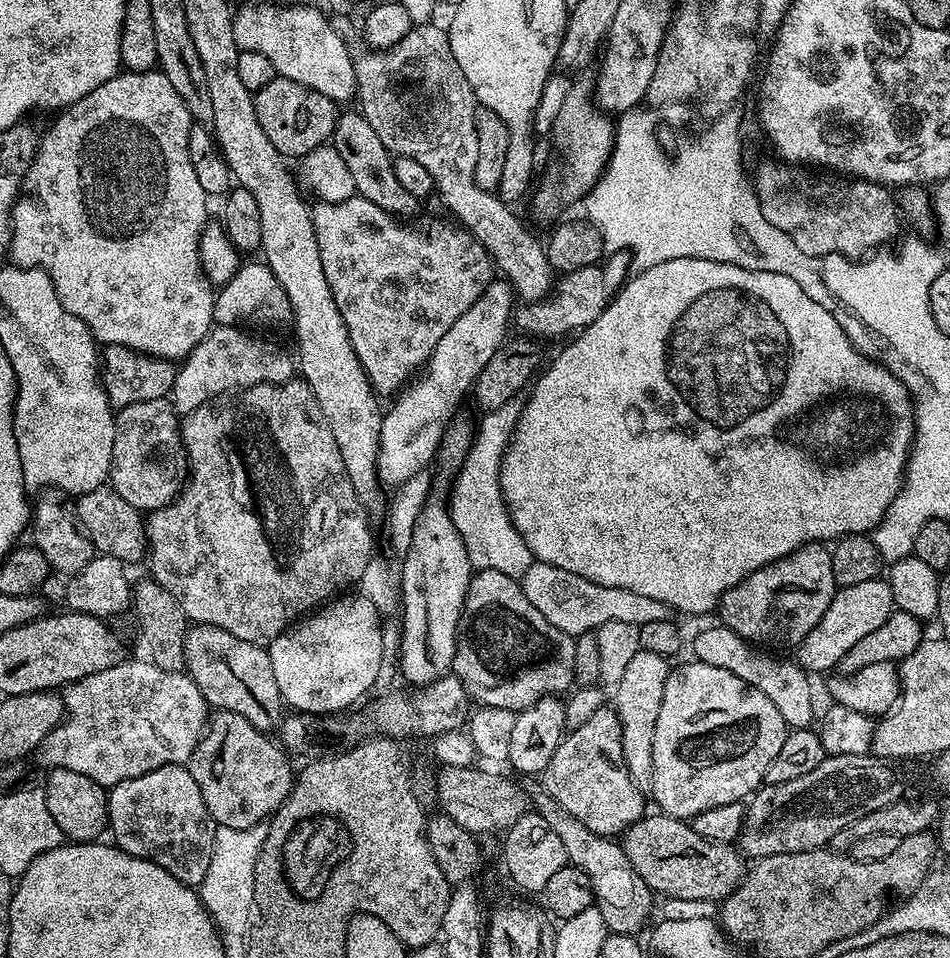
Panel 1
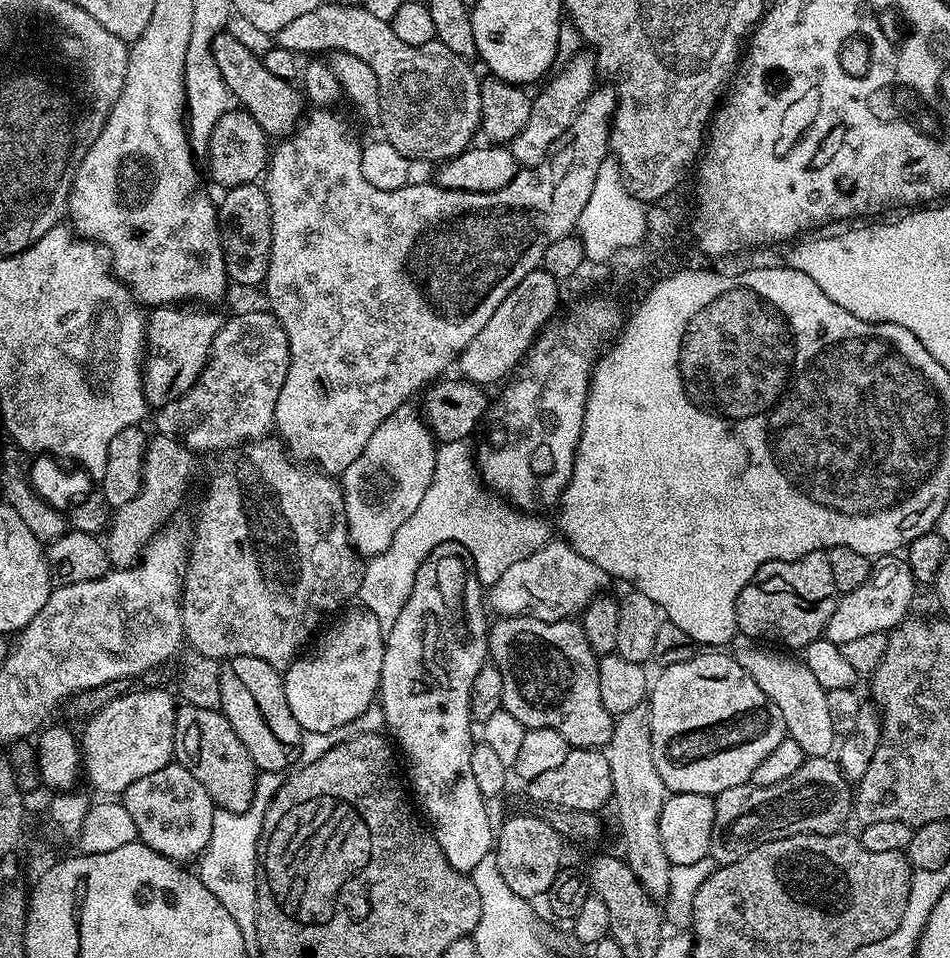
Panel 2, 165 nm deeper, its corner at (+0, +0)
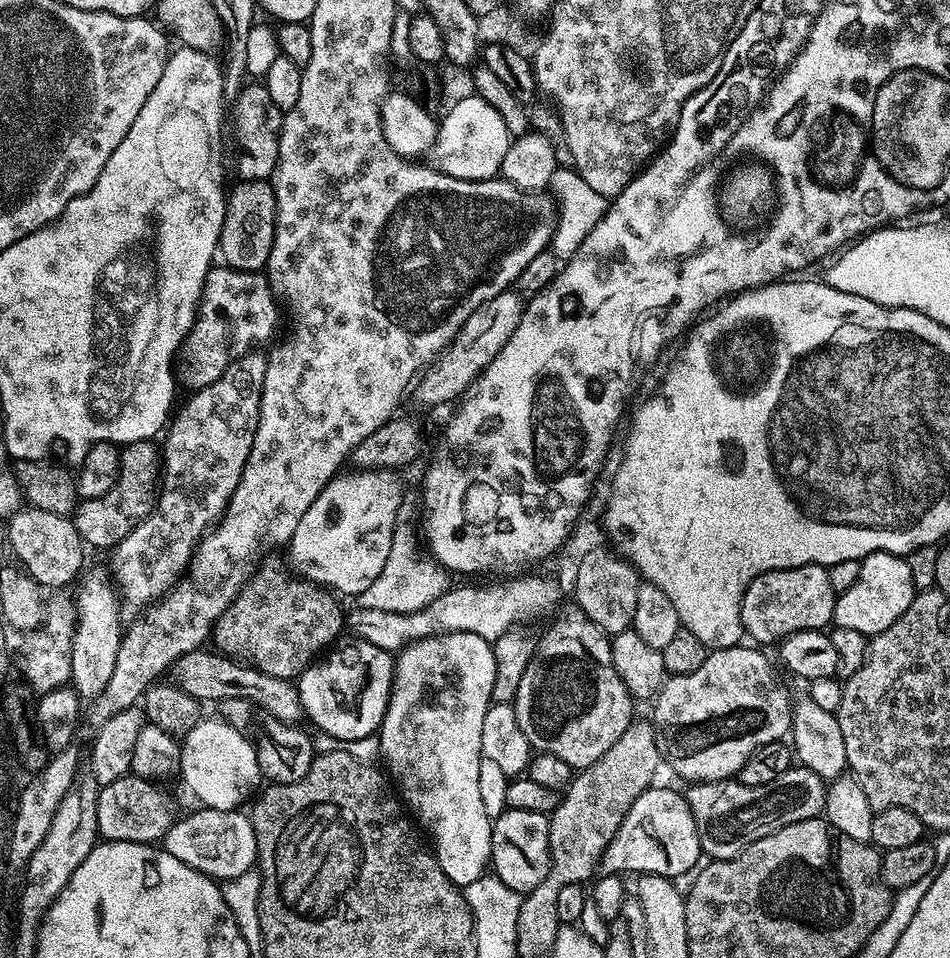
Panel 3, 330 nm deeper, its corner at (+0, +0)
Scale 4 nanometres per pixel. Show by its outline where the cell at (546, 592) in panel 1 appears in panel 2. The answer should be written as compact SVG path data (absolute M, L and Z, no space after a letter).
M553 538L546 546L542 546L542 550L530 554L530 558L522 558L522 562L514 562L514 566L510 566L510 570L506 570L506 574L502 574L498 582L490 585L486 592L486 604L491 611L493 608L497 612L495 615L500 618L533 616L549 624L555 620L579 617L594 597L609 591L608 584L610 577L606 574L606 570L602 570L602 566L594 566L590 558L582 558L582 554L575 552L567 540Z

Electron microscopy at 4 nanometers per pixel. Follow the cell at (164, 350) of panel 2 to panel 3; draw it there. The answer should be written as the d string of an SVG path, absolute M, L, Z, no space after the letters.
M227 266L209 268L196 321L174 361L179 387L195 390L210 386L233 360L246 355L262 340L270 339L276 328L276 308L278 312L278 301L272 295L272 287L263 271L243 272Z

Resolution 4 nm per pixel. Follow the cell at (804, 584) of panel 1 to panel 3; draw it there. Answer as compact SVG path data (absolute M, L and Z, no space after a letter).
M823 564L774 570L754 578L754 582L744 588L740 621L749 641L760 646L775 645L795 632L827 629L832 624L837 595L830 586L828 570Z

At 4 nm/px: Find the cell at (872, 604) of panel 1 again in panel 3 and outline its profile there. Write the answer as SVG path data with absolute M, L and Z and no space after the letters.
M872 552L860 561L858 582L850 590L836 597L832 624L846 630L858 630L858 634L869 638L877 636L886 626L894 626L910 606L917 594L917 588L910 578L907 559L892 552Z

